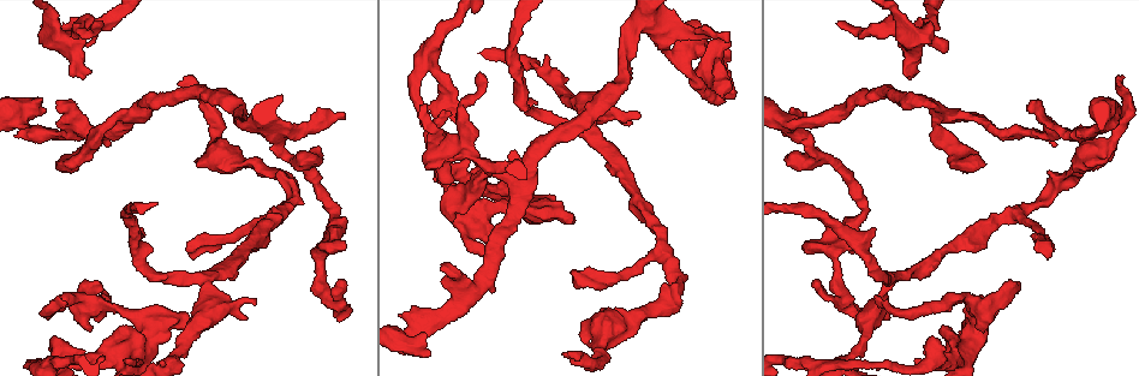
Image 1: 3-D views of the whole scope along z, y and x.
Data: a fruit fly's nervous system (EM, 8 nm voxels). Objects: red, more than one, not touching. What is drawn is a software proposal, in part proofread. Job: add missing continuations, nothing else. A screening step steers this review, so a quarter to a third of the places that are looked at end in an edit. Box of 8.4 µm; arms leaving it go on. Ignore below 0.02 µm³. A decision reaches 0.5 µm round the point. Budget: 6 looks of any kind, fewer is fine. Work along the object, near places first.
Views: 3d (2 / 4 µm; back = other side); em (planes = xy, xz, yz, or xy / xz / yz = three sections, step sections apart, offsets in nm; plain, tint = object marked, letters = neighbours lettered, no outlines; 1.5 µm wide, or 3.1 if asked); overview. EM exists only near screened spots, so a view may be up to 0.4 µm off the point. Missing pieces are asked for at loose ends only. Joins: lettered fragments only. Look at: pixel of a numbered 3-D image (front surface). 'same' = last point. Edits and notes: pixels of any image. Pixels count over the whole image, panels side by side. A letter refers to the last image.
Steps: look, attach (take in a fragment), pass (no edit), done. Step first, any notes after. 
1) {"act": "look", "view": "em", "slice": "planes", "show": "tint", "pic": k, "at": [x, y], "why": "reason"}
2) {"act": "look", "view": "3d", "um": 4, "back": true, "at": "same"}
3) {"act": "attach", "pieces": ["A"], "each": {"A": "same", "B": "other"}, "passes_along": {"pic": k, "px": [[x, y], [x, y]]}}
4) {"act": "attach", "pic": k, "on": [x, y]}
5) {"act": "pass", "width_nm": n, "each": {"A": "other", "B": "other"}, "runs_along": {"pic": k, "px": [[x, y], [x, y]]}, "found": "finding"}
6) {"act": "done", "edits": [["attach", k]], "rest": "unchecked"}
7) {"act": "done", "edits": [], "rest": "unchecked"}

{"act": "look", "view": "em", "slice": "xz", "step": 4, "show": "letters", "pic": 1, "at": [84, 77], "why": "free end"}

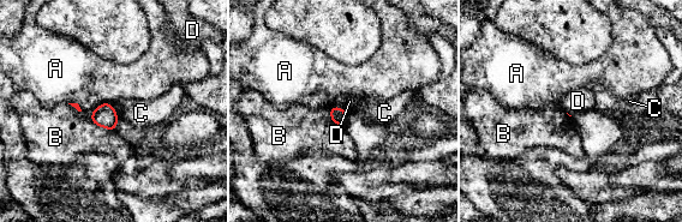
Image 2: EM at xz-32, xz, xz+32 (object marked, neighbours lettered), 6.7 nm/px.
{"act": "look", "view": "em", "slice": "planes", "show": "letters", "at": "same", "why": "another direction"}

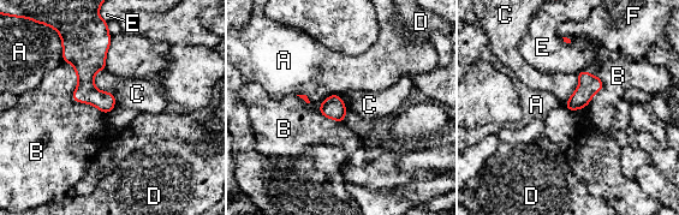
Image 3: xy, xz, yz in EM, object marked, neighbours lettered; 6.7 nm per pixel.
{"act": "pass", "each": {"A": "other", "B": "other", "C": "other", "D": "other", "E": "other", "F": "other"}, "found": "no lettered fragment goes on from it"}

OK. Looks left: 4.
{"act": "look", "view": "3d", "um": 4, "back": true, "pic": 1, "at": [444, 110], "why": "branch stops here"}

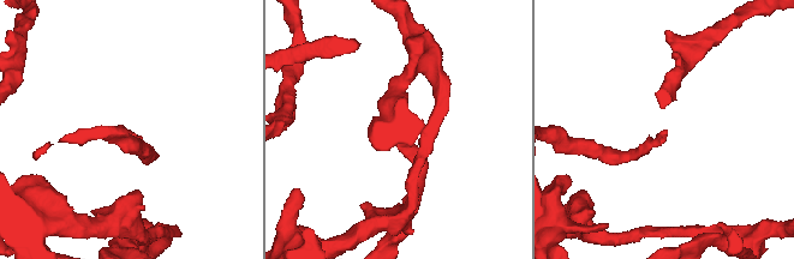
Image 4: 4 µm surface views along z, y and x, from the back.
{"act": "look", "view": "em", "slice": "planes", "show": "tint", "pic": 4, "at": [664, 131]}

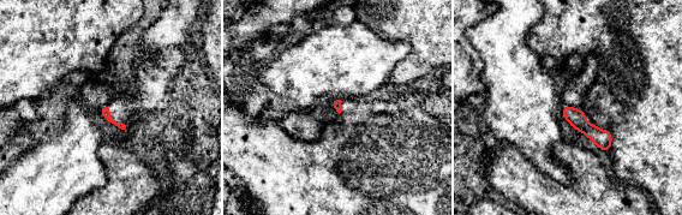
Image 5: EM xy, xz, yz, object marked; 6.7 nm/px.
{"act": "look", "view": "em", "slice": "planes", "show": "letters", "at": "same", "why": "what lies round it"}

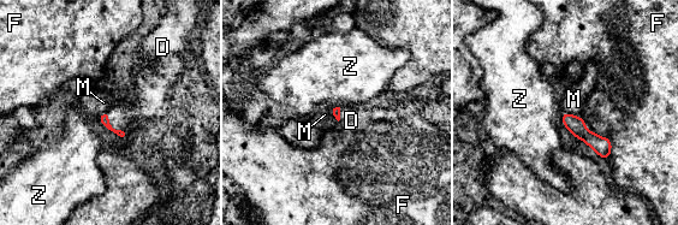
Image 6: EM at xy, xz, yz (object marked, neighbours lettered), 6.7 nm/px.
{"act": "attach", "pieces": ["D"], "longest_contact_nm": ["F", 240], "each": {"D": "same", "F": "other", "M": "other", "Z": "other"}, "passes_along": {"pic": 6, "px": [[122, 134], [113, 126], [131, 114]]}, "found": "the neuron continues"}

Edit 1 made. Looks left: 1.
{"act": "done", "edits": [["attach", 6]], "rest": "unchecked"}

